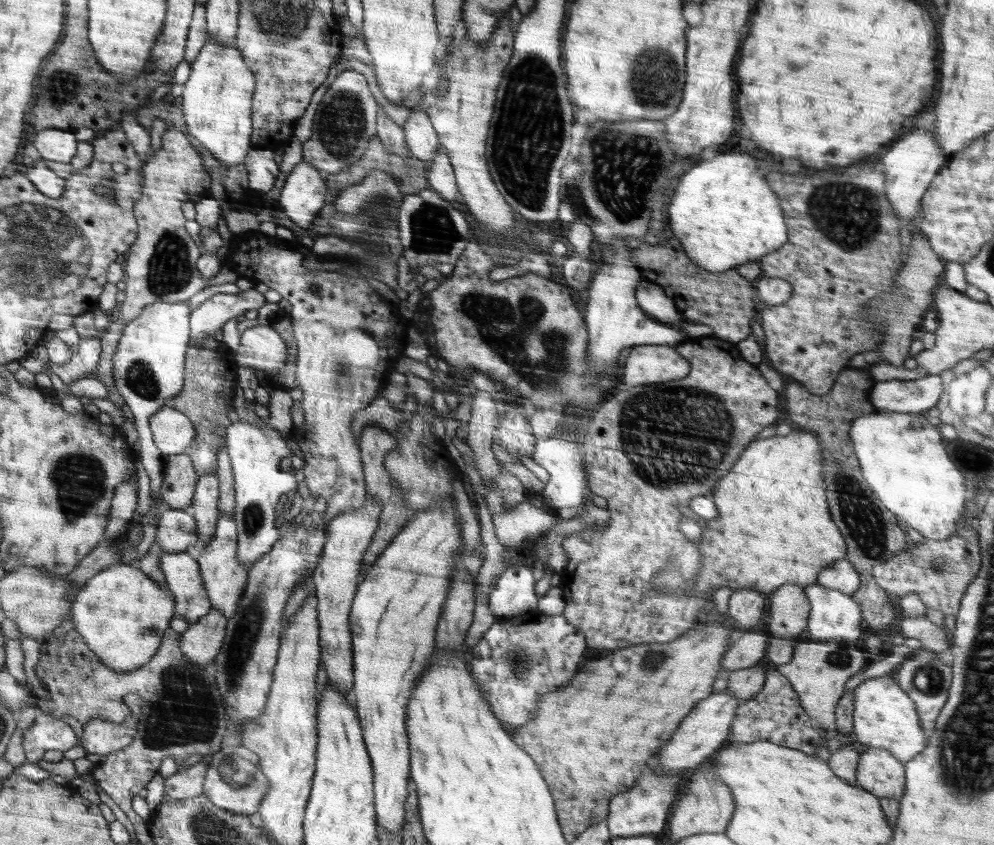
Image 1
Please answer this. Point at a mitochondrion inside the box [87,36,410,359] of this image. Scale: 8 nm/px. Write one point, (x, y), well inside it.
(342, 118)

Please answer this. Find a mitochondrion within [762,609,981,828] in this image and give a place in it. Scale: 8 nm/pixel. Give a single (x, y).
(928, 678)

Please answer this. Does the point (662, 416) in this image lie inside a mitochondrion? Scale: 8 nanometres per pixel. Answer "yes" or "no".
yes

